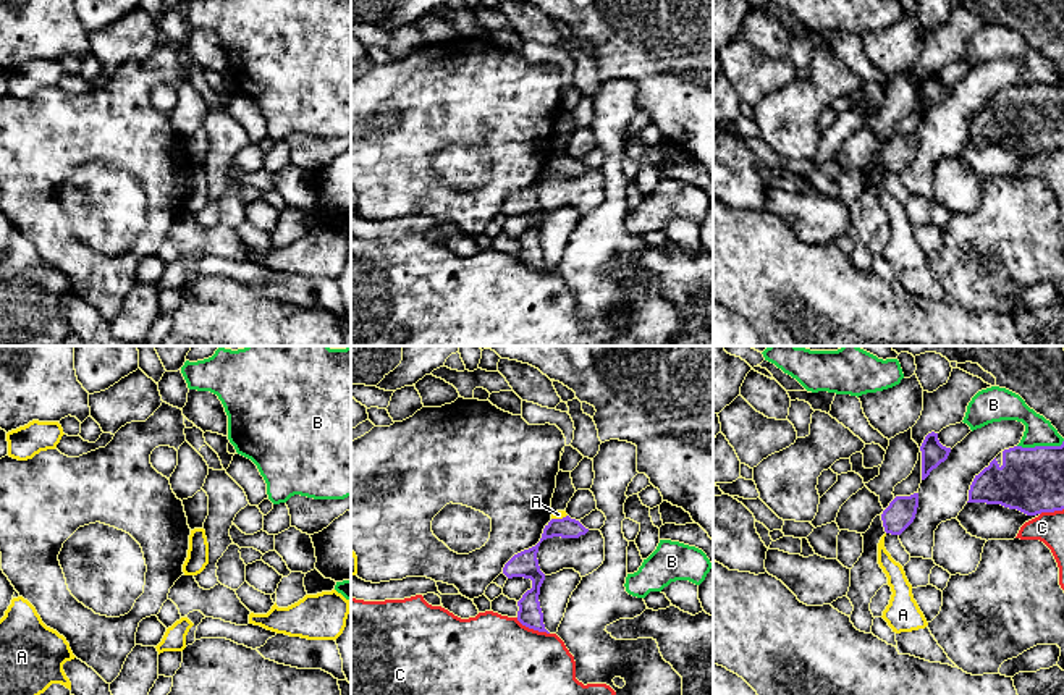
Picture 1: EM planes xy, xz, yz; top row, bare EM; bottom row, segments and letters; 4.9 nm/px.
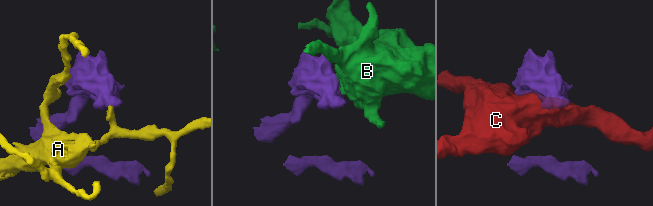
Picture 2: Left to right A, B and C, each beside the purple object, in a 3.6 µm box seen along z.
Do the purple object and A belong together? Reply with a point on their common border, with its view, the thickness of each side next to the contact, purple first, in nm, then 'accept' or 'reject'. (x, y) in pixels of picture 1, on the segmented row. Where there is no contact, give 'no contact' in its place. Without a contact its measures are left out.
contact xz (558, 519); calibres 110 and 50 nm; reject

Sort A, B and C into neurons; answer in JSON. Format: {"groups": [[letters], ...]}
{"groups": [["A"], ["B"], ["C"]]}

